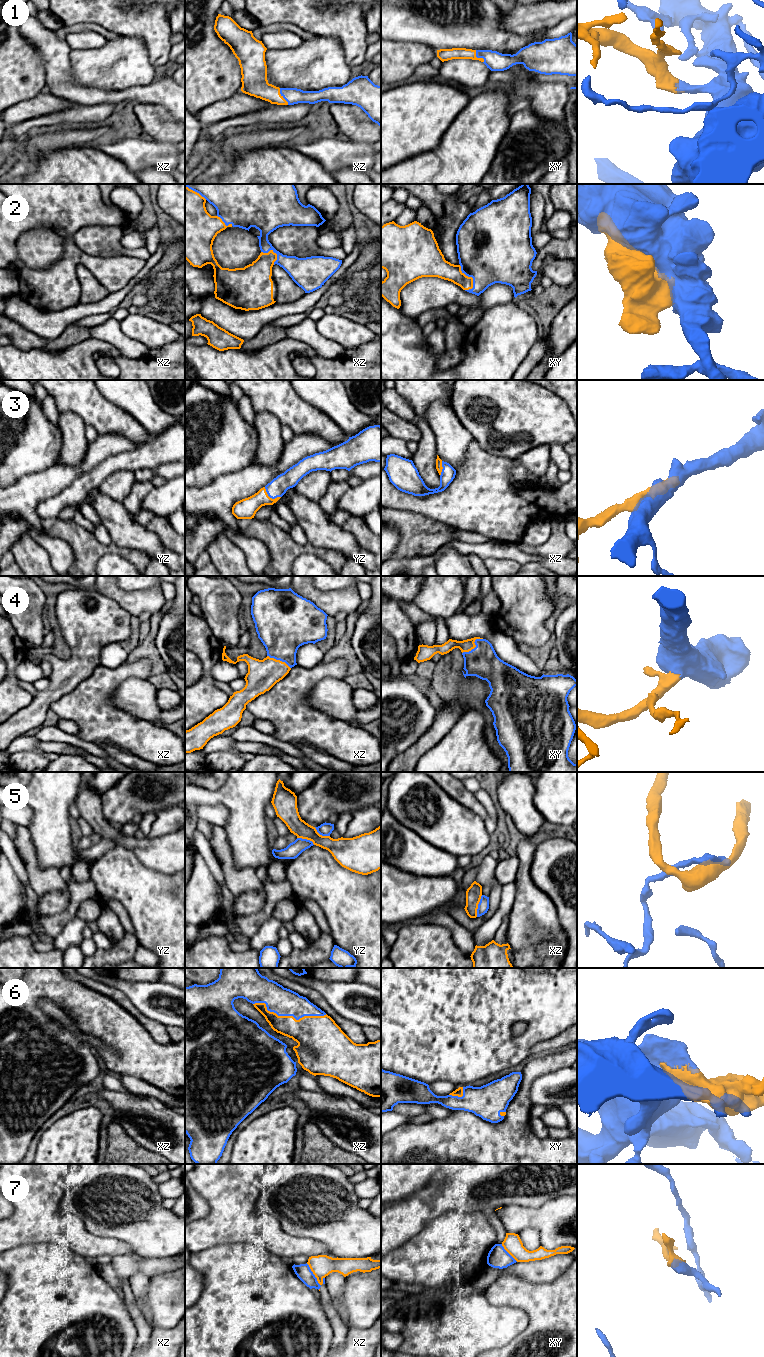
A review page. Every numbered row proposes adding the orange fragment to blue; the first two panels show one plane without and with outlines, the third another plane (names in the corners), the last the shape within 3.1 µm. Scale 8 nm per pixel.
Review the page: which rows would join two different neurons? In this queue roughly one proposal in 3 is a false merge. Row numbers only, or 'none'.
5, 7

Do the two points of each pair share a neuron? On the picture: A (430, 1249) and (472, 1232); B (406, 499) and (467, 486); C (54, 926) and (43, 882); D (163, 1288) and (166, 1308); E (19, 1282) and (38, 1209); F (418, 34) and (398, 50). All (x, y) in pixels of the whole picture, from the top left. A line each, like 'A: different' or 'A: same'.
A: same
B: same
C: different
D: same
E: different
F: different

